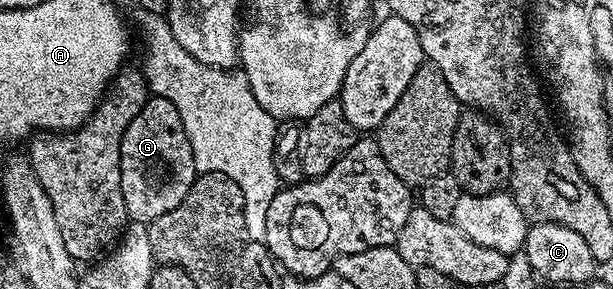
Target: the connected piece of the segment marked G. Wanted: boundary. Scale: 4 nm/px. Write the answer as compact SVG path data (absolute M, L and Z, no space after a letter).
M152 96L144 103L134 122L126 126L120 143L120 173L122 202L126 202L129 221L153 224L162 218L162 214L170 214L170 210L186 198L198 173L182 118L172 102L161 96Z

